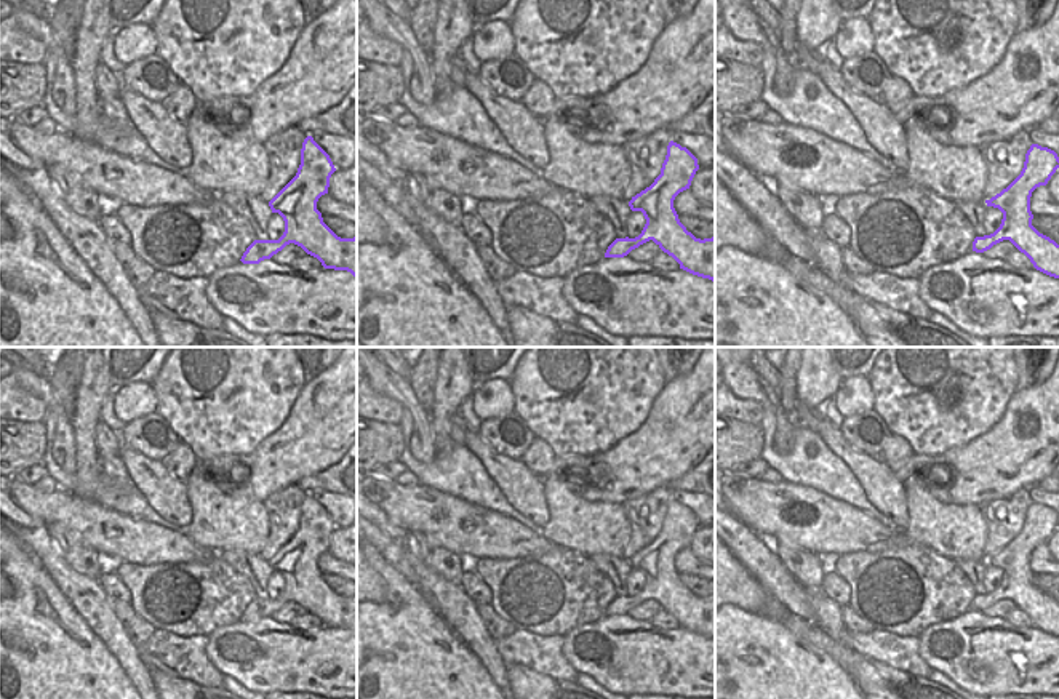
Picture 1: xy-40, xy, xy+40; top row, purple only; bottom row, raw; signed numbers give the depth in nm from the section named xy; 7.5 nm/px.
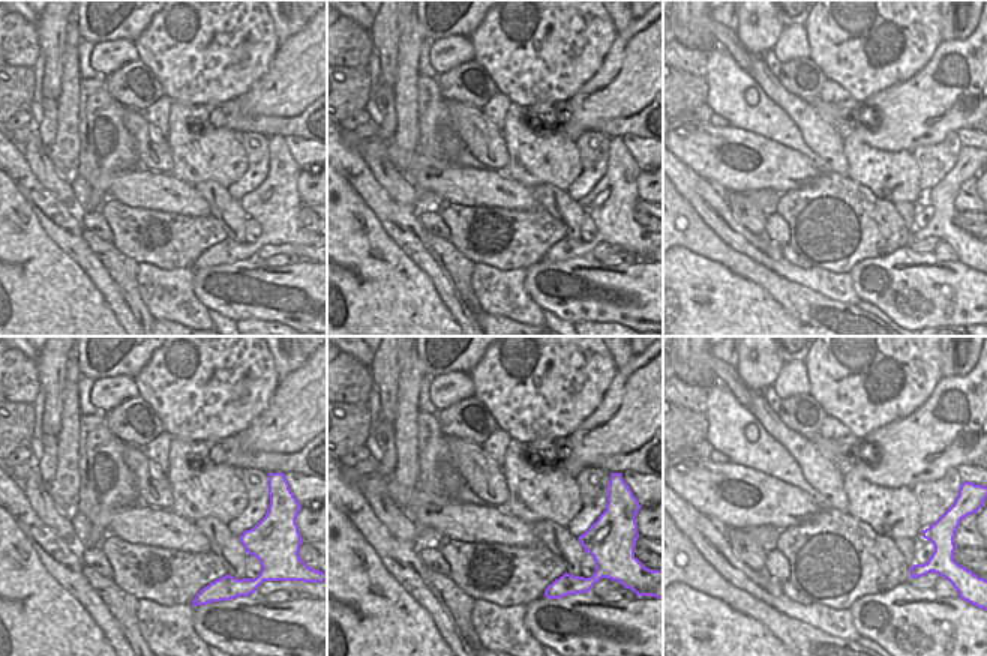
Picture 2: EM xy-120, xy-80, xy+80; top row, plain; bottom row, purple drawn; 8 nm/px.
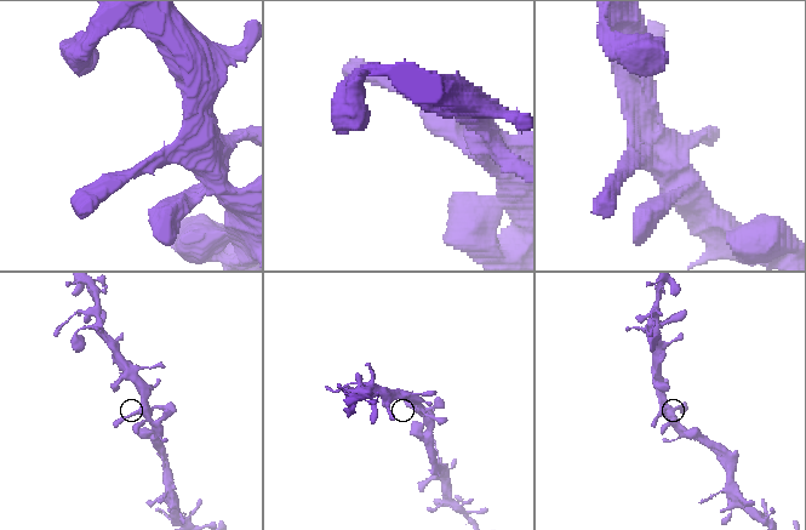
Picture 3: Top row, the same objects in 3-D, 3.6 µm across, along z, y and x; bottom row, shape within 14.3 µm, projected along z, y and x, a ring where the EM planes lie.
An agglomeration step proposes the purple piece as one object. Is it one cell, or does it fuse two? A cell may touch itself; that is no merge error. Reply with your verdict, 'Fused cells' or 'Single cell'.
Single cell.

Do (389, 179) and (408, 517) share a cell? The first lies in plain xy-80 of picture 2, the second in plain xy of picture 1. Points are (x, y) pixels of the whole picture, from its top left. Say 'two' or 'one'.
two

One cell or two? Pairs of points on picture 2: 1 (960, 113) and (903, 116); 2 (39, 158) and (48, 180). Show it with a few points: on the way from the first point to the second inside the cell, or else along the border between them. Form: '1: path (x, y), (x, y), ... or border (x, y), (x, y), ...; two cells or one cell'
1: path (947, 111), (917, 113); one cell
2: path (39, 164), (45, 174); one cell

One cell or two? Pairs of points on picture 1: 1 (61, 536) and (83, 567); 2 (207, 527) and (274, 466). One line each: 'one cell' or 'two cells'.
1: one cell
2: two cells

